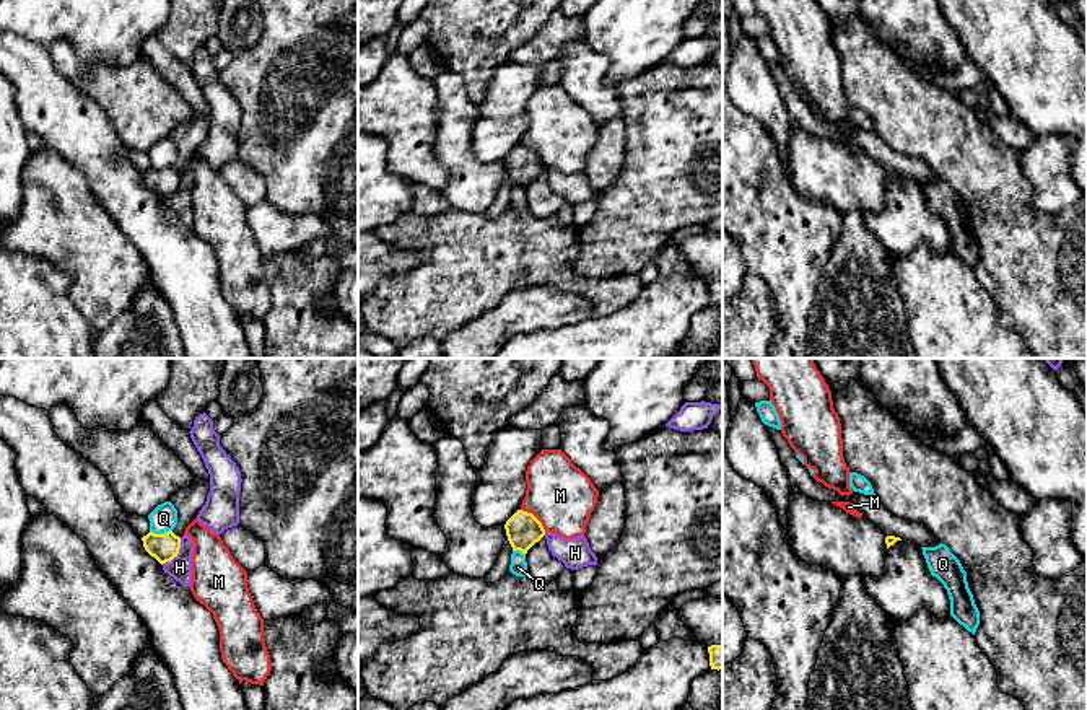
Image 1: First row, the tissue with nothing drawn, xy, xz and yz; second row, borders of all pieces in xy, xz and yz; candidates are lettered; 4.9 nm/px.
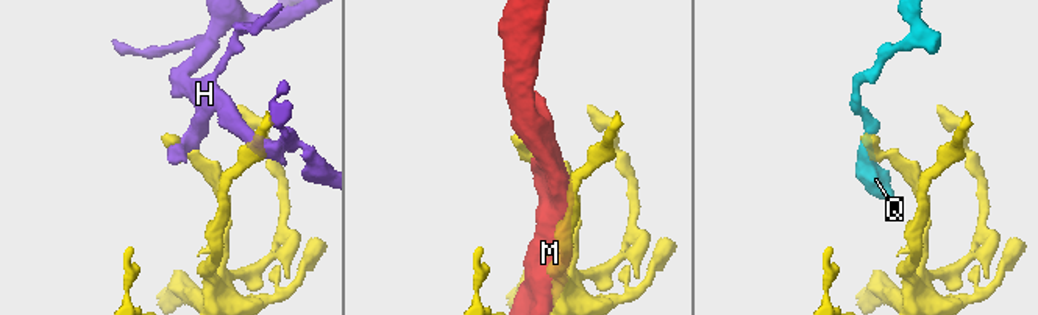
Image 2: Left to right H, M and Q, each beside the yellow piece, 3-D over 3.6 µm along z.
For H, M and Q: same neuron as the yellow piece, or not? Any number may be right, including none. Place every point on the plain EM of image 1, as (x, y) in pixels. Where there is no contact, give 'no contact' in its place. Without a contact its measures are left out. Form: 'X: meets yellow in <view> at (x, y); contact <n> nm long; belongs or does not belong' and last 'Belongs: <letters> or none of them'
H: meets yellow in xy at (176, 189); contact 170 nm long; does not belong
M: meets yellow in xz at (536, 153); contact 170 nm long; does not belong
Q: meets yellow in xy at (161, 170); contact 110 nm long; does not belong
Belongs: none of them

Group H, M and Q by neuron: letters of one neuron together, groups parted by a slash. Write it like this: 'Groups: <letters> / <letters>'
Groups: H / M / Q

